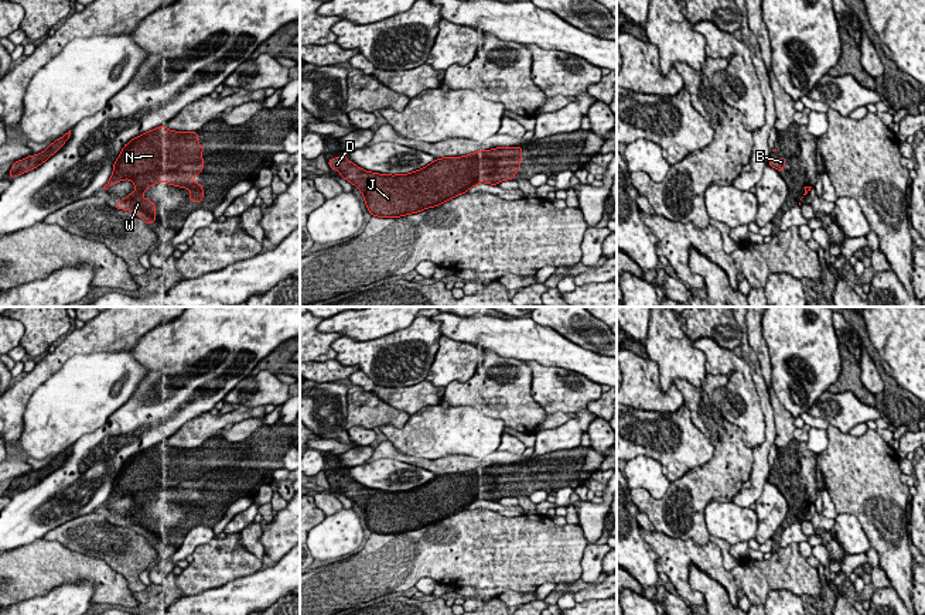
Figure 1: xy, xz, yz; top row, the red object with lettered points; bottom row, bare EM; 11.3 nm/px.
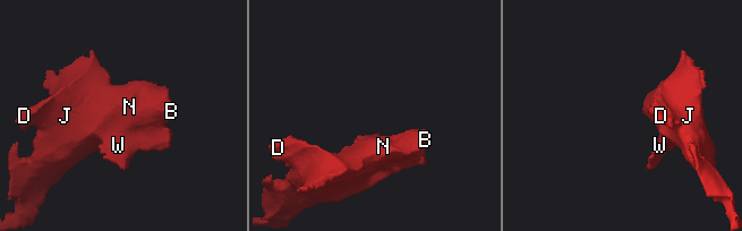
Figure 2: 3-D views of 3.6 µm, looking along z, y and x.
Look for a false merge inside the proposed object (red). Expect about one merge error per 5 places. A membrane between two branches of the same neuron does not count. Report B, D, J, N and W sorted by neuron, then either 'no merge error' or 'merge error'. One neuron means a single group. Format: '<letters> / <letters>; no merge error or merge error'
B D J N W; no merge error

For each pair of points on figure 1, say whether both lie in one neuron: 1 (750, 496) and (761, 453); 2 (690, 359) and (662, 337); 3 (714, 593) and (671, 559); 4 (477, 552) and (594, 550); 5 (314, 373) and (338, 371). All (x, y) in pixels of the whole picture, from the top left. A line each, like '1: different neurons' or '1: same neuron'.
1: same neuron
2: same neuron
3: different neurons
4: different neurons
5: same neuron

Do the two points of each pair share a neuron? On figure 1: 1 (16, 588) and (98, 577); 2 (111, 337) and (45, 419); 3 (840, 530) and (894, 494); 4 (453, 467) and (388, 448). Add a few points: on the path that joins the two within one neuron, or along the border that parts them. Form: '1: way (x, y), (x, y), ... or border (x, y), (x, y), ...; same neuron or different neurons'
1: way (36, 570), (78, 570); same neuron
2: border (130, 348), (82, 354); different neurons
3: border (840, 512), (847, 512), (857, 519), (871, 546); different neurons
4: way (437, 465), (403, 457); same neuron

